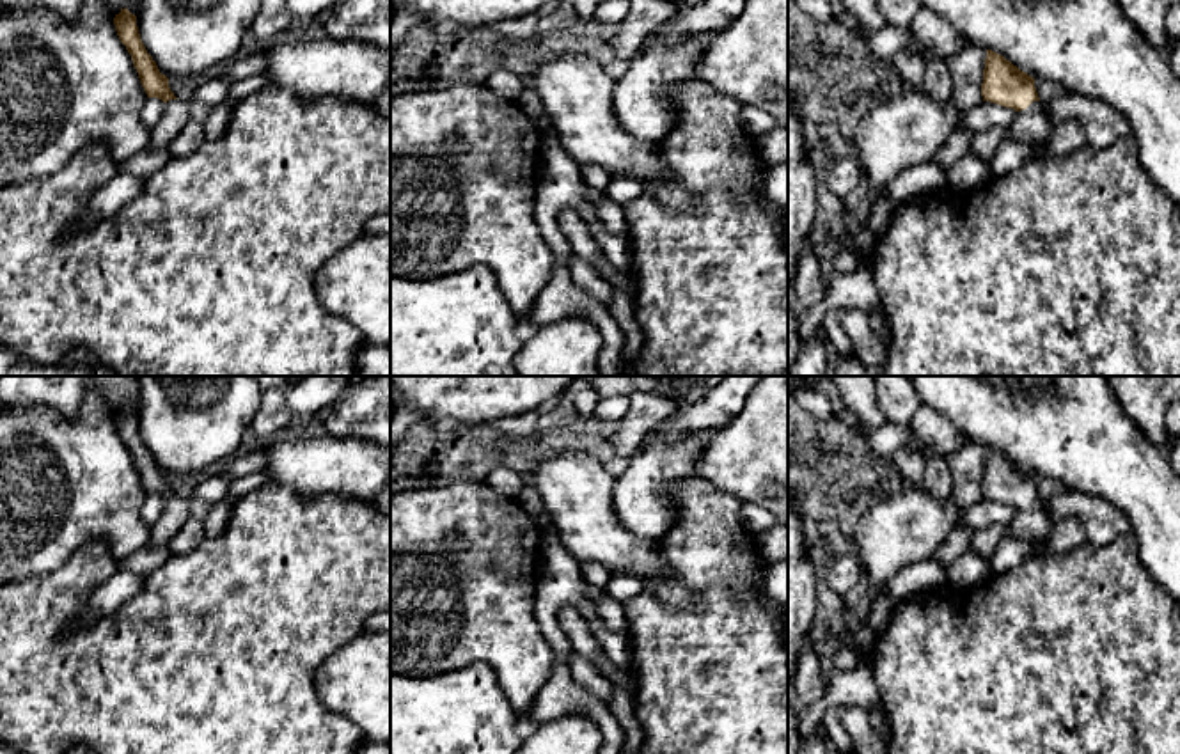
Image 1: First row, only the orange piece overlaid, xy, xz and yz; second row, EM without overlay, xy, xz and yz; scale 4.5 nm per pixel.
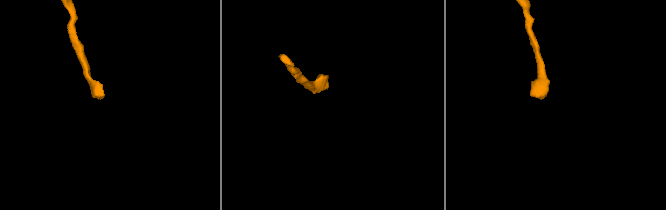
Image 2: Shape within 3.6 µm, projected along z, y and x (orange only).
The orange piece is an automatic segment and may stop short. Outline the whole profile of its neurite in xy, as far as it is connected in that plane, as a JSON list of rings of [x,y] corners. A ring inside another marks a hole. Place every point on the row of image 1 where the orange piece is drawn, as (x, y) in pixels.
[[[126,7],[114,18],[121,43],[131,55],[140,83],[147,98],[165,103],[161,119],[151,128],[147,147],[167,147],[190,121],[190,103],[177,99],[169,87],[169,78],[160,73],[156,62],[147,53],[137,27],[137,16]]]

